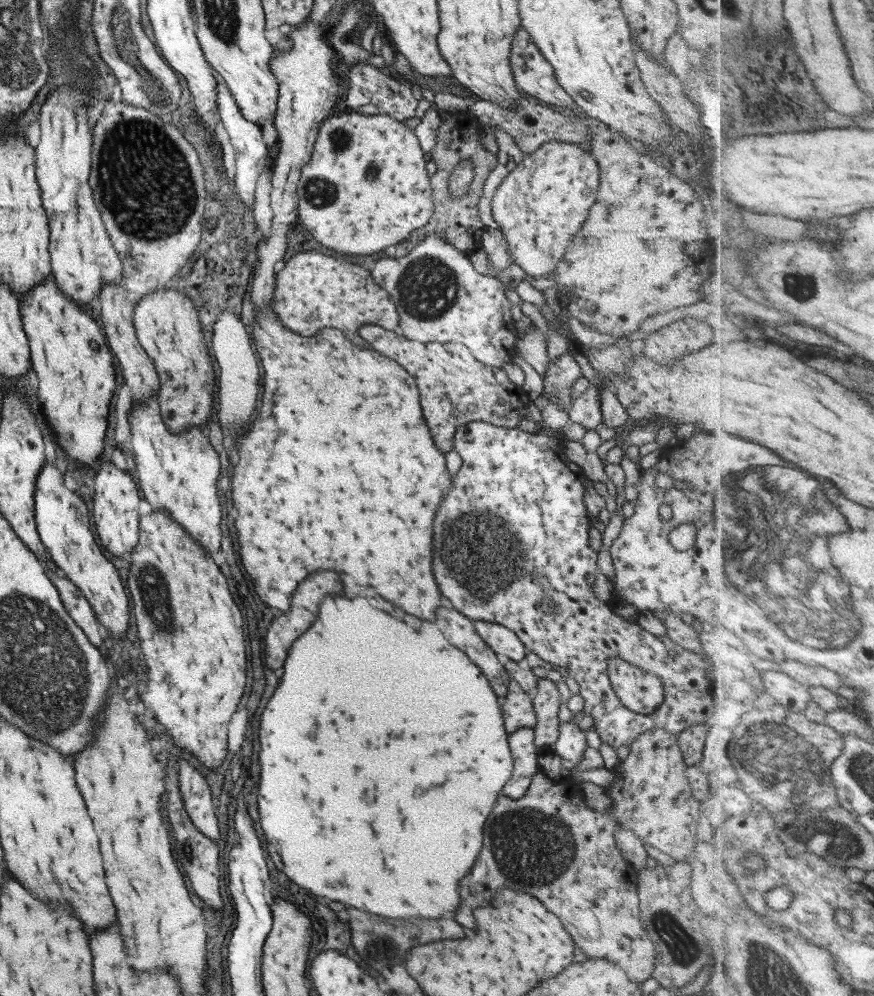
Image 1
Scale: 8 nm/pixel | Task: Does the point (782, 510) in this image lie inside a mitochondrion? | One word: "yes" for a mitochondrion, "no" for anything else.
yes

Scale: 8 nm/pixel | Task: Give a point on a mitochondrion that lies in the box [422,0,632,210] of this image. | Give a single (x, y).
(461, 124)

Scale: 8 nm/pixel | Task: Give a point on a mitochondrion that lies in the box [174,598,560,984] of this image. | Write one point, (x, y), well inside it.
(383, 950)

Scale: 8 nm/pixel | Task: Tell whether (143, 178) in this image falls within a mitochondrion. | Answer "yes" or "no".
yes

